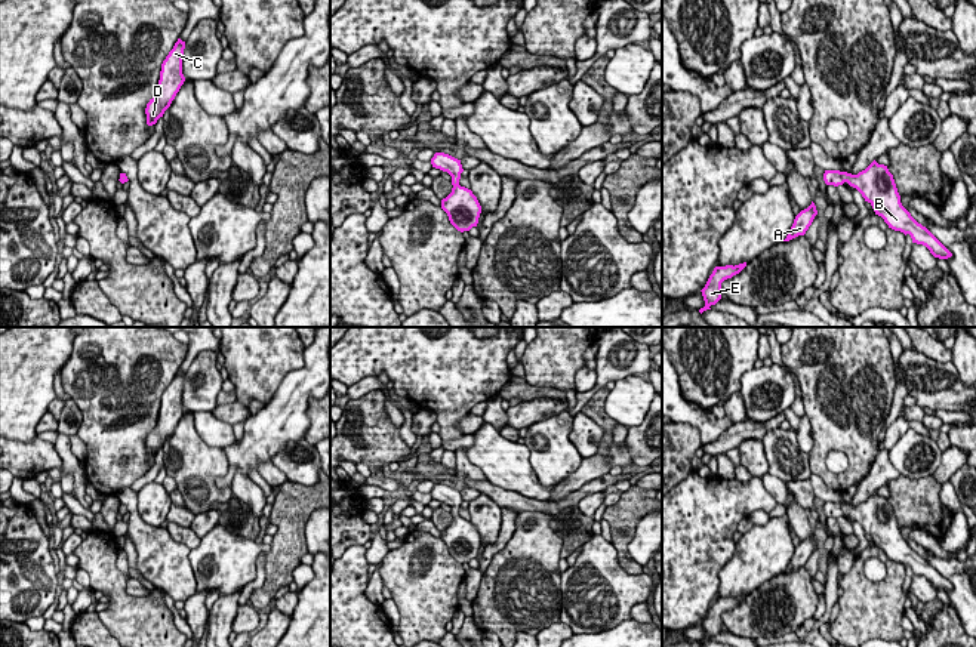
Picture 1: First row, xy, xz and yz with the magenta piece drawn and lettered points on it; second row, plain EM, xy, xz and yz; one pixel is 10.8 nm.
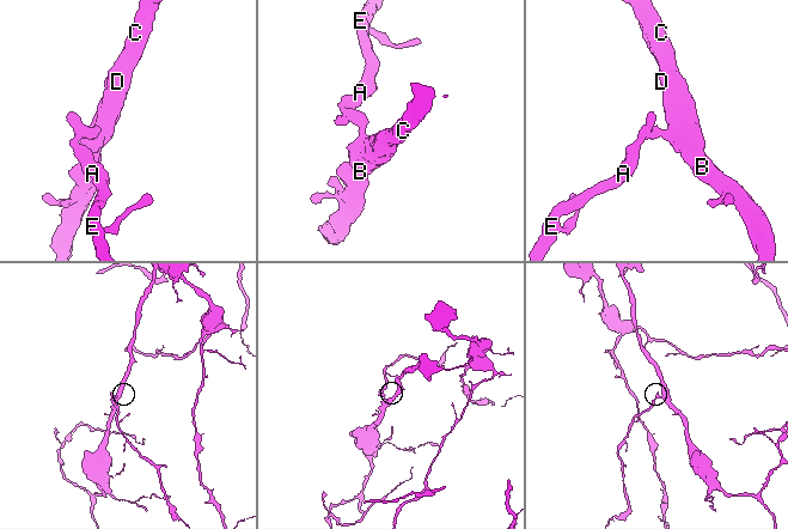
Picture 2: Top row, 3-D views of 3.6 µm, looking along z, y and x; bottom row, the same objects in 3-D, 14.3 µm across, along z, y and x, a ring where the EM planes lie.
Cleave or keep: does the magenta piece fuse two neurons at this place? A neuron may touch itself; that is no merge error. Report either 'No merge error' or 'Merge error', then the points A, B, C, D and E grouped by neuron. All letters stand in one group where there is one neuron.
No merge error. Groups: A B C D E

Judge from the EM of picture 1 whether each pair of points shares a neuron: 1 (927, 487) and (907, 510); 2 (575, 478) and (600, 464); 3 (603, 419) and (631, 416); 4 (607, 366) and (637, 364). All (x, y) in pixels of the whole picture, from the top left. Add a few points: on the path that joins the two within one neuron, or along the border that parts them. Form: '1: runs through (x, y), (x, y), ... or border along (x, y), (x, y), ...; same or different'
1: runs through (923, 493), (913, 504); same
2: runs through (581, 475), (594, 467); same
3: border along (609, 390), (605, 399), (605, 412), (618, 422); different
4: runs through (615, 367), (630, 369); same

